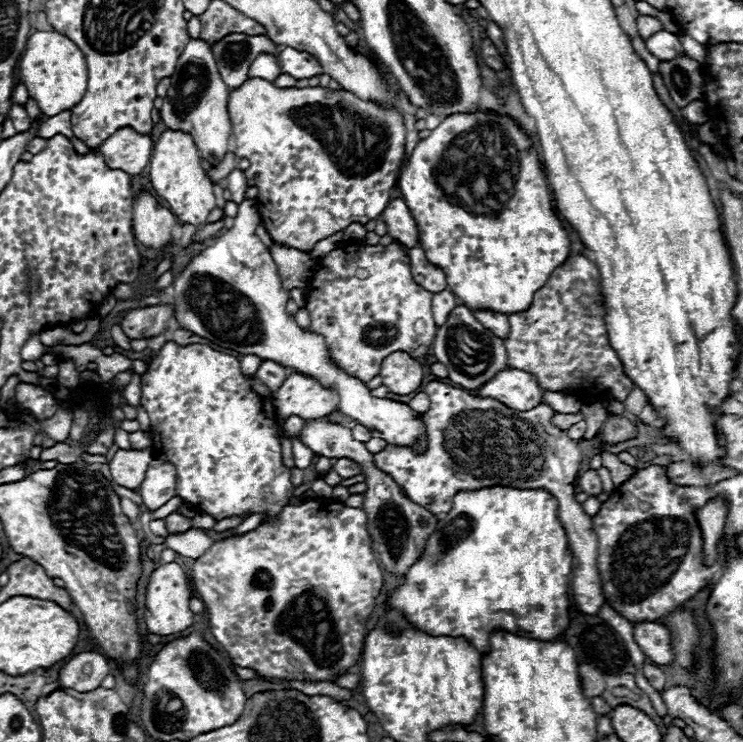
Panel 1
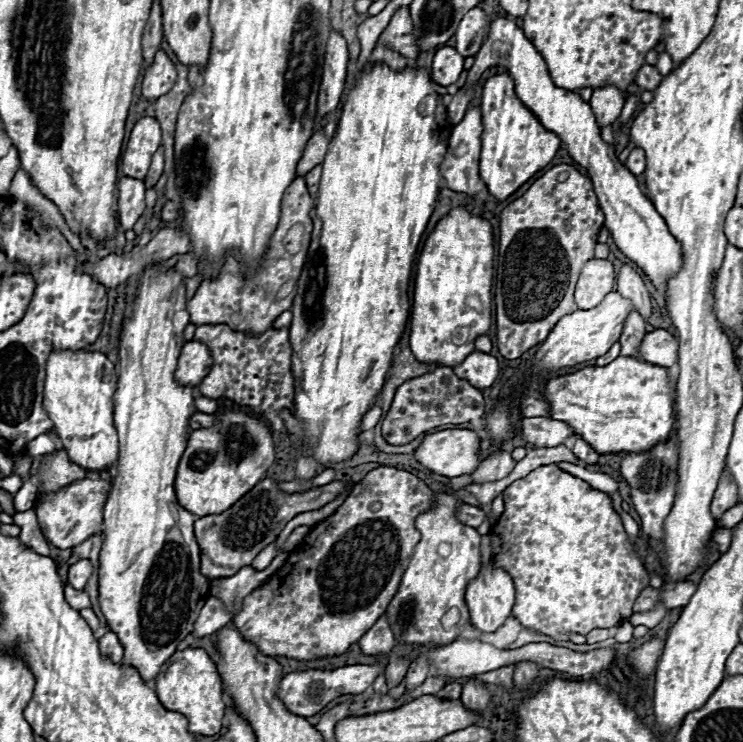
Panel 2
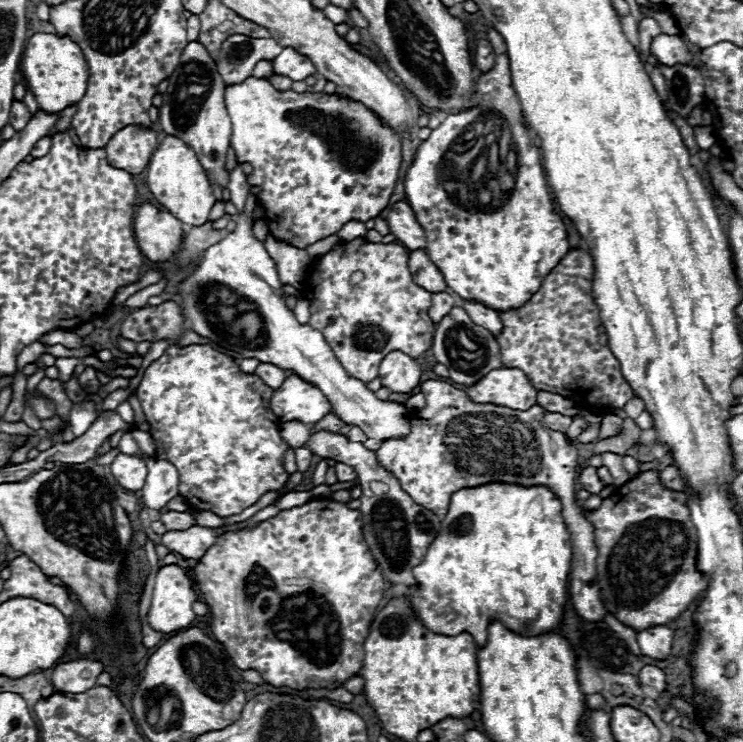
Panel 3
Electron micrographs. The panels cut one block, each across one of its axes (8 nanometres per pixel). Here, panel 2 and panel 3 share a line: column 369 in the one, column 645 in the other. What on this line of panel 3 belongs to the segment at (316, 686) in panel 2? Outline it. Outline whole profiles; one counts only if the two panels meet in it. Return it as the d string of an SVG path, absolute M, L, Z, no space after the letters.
M644 666L640 672L638 672L638 680L640 680L640 686L650 686L654 688L656 692L662 692L666 688L666 676L660 668L656 666Z

